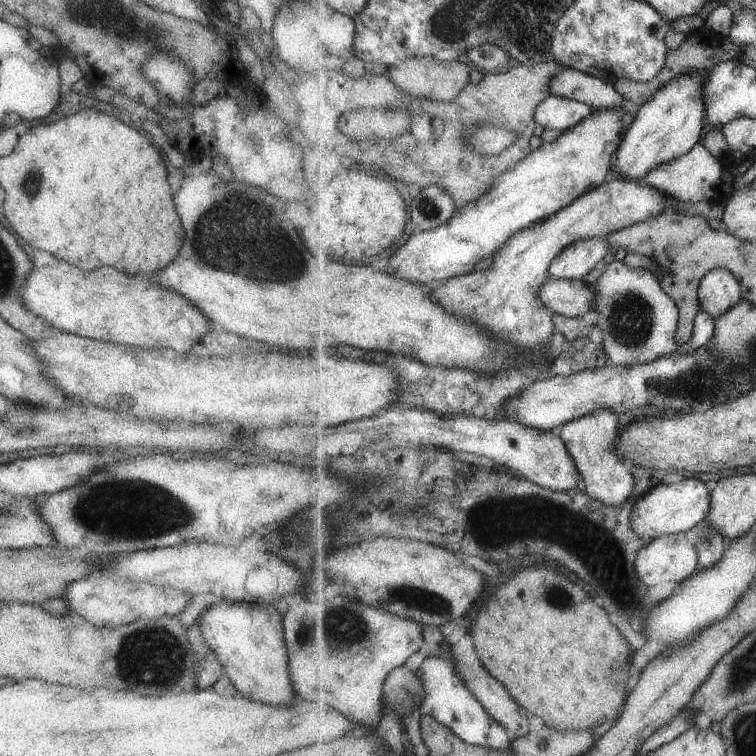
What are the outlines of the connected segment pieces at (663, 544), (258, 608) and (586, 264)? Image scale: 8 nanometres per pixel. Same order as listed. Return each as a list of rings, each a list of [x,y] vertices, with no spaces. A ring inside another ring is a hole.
[[[672,533],[644,545],[636,568],[644,584],[652,588],[664,582],[683,582],[694,576],[699,571],[699,556],[699,549],[687,533]]]
[[[221,599],[220,604],[210,606],[197,620],[204,642],[216,654],[236,690],[252,702],[290,704],[294,698],[288,680],[288,650],[282,619],[280,612],[269,604]]]
[[[607,237],[587,238],[582,242],[576,242],[568,246],[555,262],[552,263],[551,276],[557,279],[582,279],[590,274],[592,270],[602,266],[602,260],[612,252]]]

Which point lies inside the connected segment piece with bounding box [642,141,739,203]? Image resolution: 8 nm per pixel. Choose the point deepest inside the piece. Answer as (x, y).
(700, 176)

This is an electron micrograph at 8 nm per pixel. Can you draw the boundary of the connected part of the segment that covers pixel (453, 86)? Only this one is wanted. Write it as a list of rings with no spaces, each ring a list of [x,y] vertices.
[[[418,57],[406,59],[400,66],[391,67],[388,78],[396,82],[402,90],[406,90],[418,98],[454,102],[464,92],[464,88],[470,84],[470,74],[472,74],[470,66],[458,59],[452,62],[442,62],[429,57]]]

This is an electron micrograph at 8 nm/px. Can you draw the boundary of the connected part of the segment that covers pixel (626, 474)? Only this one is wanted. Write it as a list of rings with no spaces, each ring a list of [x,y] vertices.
[[[596,410],[594,414],[584,416],[565,424],[561,434],[570,449],[582,474],[584,485],[592,496],[600,498],[608,506],[624,506],[636,490],[636,477],[631,467],[618,452],[621,436],[620,416],[611,410]]]

